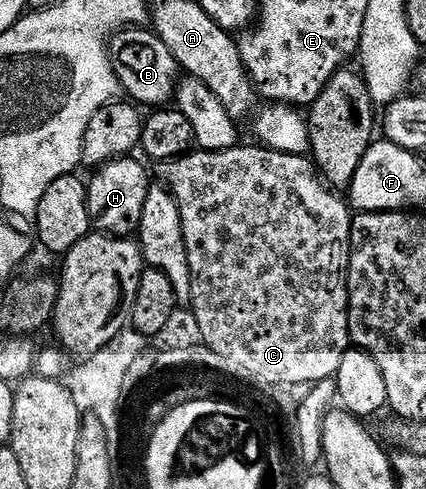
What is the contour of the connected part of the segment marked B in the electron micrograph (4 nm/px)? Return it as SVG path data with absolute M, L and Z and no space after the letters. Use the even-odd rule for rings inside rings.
M131 27L116 32L108 40L106 58L114 71L118 86L125 89L130 100L136 104L149 105L148 107L161 107L172 100L181 68L158 35L150 30L139 30L143 29Z

